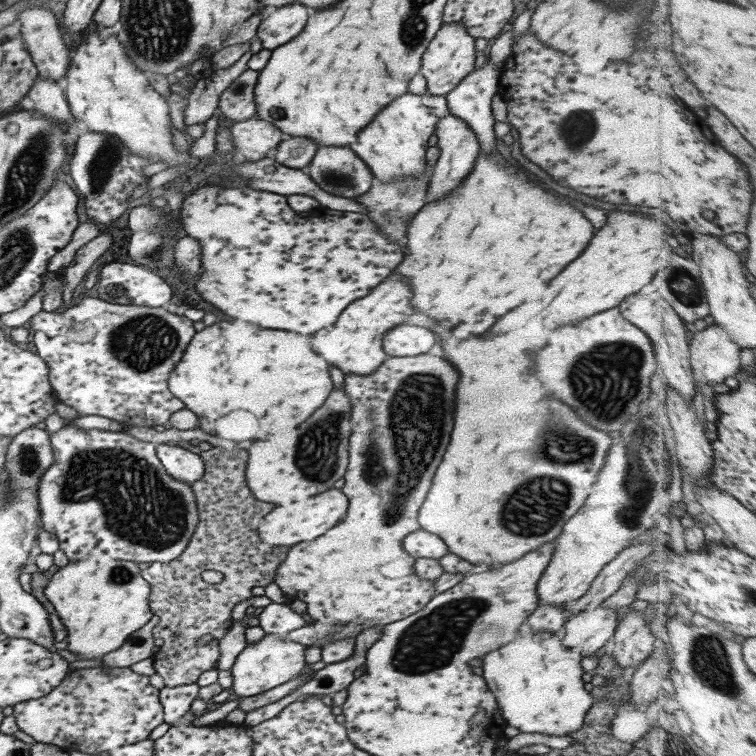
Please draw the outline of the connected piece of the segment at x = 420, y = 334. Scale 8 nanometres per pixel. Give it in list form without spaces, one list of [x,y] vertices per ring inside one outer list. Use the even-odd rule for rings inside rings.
[[[400,324],[389,330],[383,338],[383,349],[388,357],[427,358],[427,353],[436,344],[436,336],[416,325]]]

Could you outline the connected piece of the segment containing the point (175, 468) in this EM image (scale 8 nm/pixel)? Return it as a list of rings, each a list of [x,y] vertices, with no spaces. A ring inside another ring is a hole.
[[[162,443],[155,447],[168,476],[174,477],[178,482],[192,486],[204,476],[205,465],[200,455],[174,443]]]

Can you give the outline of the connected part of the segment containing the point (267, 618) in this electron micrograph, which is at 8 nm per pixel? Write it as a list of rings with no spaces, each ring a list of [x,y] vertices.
[[[274,602],[265,606],[262,613],[257,617],[260,621],[258,631],[262,634],[276,633],[281,636],[292,632],[292,630],[298,630],[298,628],[302,628],[309,622],[309,619],[296,613],[288,605]]]

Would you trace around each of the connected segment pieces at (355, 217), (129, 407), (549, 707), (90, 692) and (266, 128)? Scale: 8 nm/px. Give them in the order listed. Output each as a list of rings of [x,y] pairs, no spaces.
[[[214,184],[200,187],[193,194],[185,195],[180,209],[182,218],[180,218],[179,223],[184,227],[189,237],[194,237],[200,243],[202,271],[195,284],[198,294],[206,302],[210,302],[212,306],[222,310],[224,314],[228,314],[232,318],[252,322],[252,324],[258,324],[260,328],[276,328],[276,330],[288,330],[288,332],[298,332],[298,334],[310,334],[312,336],[323,328],[332,327],[346,306],[370,293],[376,285],[379,285],[395,270],[405,257],[405,248],[395,242],[390,242],[387,236],[379,230],[379,226],[376,226],[375,222],[367,214],[334,212],[332,209],[322,206],[307,213],[296,212],[288,206],[286,196],[266,192],[265,190],[254,190],[248,186],[241,189],[224,189]]]
[[[84,297],[78,304],[69,307],[63,313],[49,313],[42,309],[37,312],[30,319],[30,332],[34,334],[33,339],[36,345],[36,354],[41,356],[49,368],[49,381],[52,385],[56,400],[66,406],[72,406],[81,415],[98,415],[101,417],[115,420],[125,425],[148,425],[155,426],[157,424],[164,424],[177,410],[184,409],[185,404],[179,398],[176,398],[170,392],[168,386],[169,374],[174,370],[174,367],[179,363],[182,358],[188,342],[192,340],[195,330],[193,321],[184,315],[177,315],[172,309],[165,310],[163,307],[152,308],[149,306],[138,305],[119,305],[116,303],[106,302],[100,297]]]
[[[526,622],[517,630],[511,641],[500,646],[500,650],[492,650],[482,658],[482,677],[486,680],[487,687],[498,698],[496,708],[501,710],[502,716],[494,718],[494,726],[486,728],[488,738],[498,738],[494,742],[492,754],[496,754],[499,744],[503,743],[502,732],[508,724],[514,726],[522,733],[542,733],[552,736],[568,736],[580,730],[588,709],[594,704],[591,693],[584,689],[582,674],[584,670],[580,665],[582,658],[574,648],[570,648],[566,640],[566,629],[561,631],[533,631]]]
[[[130,668],[75,669],[46,696],[13,705],[13,715],[20,730],[29,734],[36,742],[58,745],[68,753],[77,750],[91,755],[149,739],[155,728],[165,723],[159,690],[150,685],[147,676],[136,674]]]
[[[256,116],[236,121],[231,126],[234,156],[238,161],[254,162],[266,157],[268,151],[277,147],[284,137],[286,135],[278,126]]]

